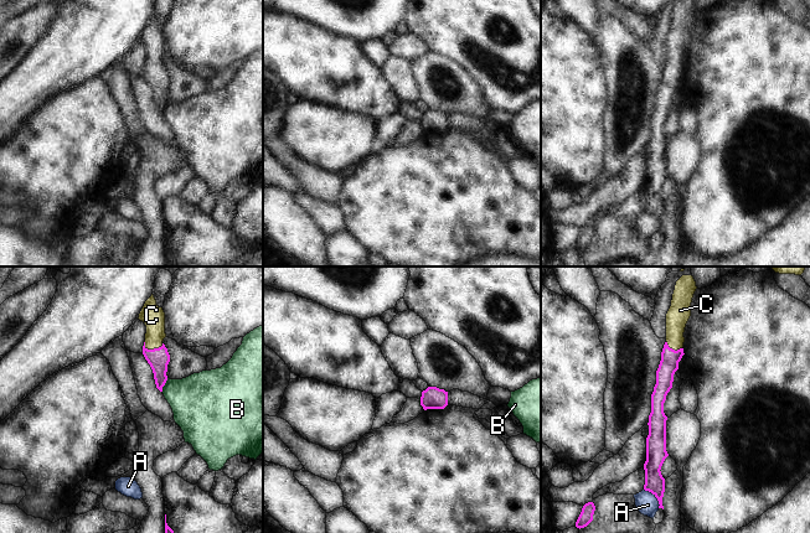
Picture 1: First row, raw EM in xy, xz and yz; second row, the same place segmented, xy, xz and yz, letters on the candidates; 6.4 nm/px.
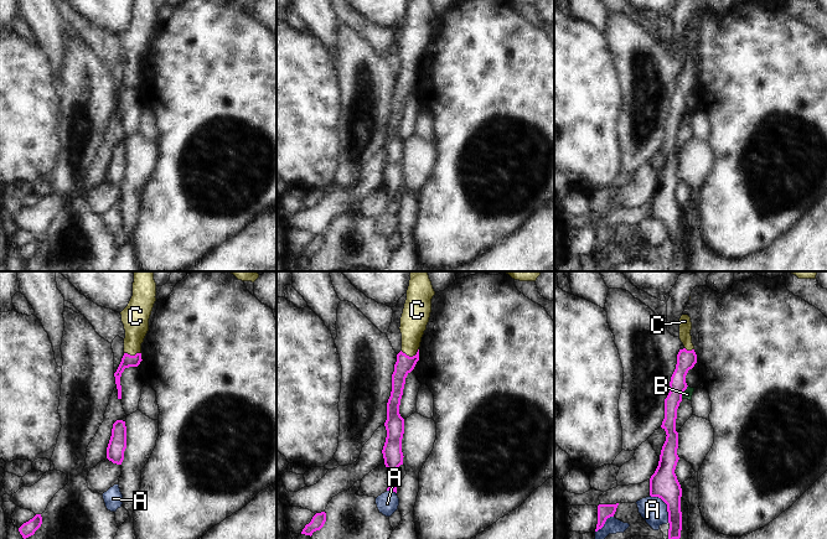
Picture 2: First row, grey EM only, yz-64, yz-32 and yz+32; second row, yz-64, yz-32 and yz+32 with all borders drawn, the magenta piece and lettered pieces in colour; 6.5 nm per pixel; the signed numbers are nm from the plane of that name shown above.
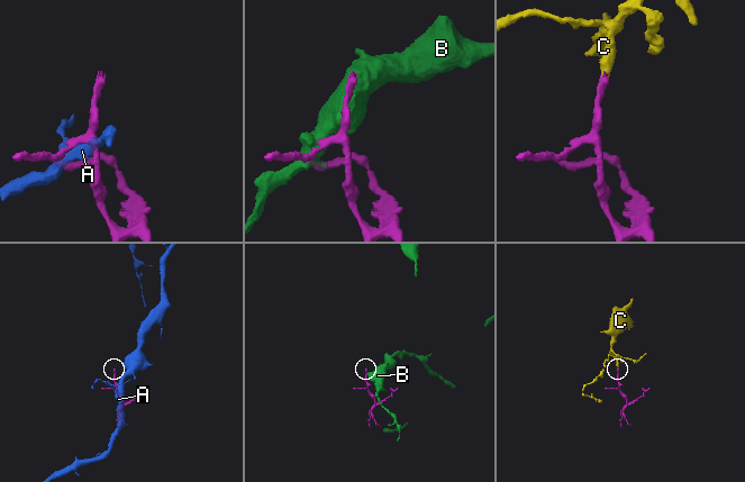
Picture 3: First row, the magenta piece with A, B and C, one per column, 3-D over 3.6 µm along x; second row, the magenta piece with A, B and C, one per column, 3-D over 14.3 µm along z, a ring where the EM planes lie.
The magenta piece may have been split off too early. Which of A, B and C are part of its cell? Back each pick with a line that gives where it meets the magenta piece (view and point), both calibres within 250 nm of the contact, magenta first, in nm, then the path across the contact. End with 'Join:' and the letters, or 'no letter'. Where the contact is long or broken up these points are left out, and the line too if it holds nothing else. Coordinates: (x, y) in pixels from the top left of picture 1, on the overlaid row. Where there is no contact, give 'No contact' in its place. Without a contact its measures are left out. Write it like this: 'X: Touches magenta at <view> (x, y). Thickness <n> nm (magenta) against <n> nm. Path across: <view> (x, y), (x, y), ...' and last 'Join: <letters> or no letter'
C: Touches magenta at xy (154, 348). Thickness 140 nm (magenta) against 150 nm. Path across: xy (158, 358), (154, 348), (154, 317), (151, 315)
Join: C

